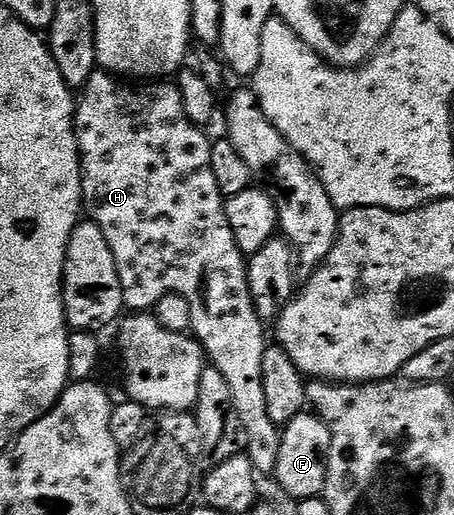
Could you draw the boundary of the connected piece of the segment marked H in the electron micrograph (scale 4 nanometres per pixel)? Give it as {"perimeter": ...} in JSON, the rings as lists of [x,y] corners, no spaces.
{"perimeter":[[[97,70],[89,78],[89,82],[78,97],[75,105],[75,137],[79,143],[79,158],[83,165],[83,202],[85,212],[90,223],[96,224],[105,234],[105,242],[109,242],[109,250],[113,250],[113,262],[117,262],[117,274],[121,278],[121,290],[123,291],[123,303],[132,313],[143,314],[154,309],[165,294],[181,294],[185,302],[189,302],[189,310],[193,310],[193,326],[191,332],[196,340],[203,346],[206,359],[210,367],[221,370],[225,382],[229,382],[229,391],[233,394],[233,402],[237,405],[237,414],[241,418],[241,426],[247,435],[245,455],[253,462],[256,472],[260,477],[274,477],[277,466],[277,450],[281,450],[281,438],[283,437],[280,425],[269,418],[269,409],[265,406],[265,382],[261,378],[261,362],[265,358],[265,350],[269,347],[269,336],[263,333],[265,322],[257,314],[253,306],[253,298],[249,294],[249,278],[247,277],[247,260],[243,251],[237,246],[233,238],[233,230],[229,230],[229,218],[225,214],[223,205],[225,197],[217,186],[217,178],[213,178],[213,166],[211,165],[212,141],[202,127],[193,122],[185,114],[183,99],[178,87],[171,82],[143,82],[134,88],[134,83],[124,82],[116,78],[112,73]]]}

